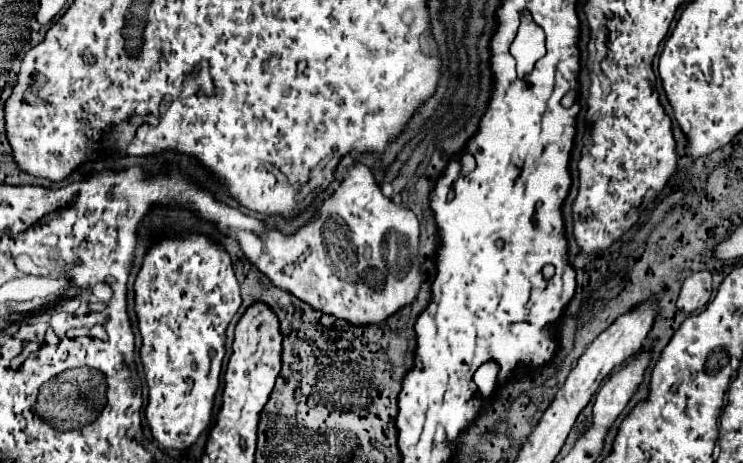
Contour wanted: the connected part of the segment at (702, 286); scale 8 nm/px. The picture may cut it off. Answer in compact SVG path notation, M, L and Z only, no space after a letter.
M709 270L691 274L681 288L679 300L677 300L677 308L683 312L695 312L701 310L711 298L711 278L709 278Z

